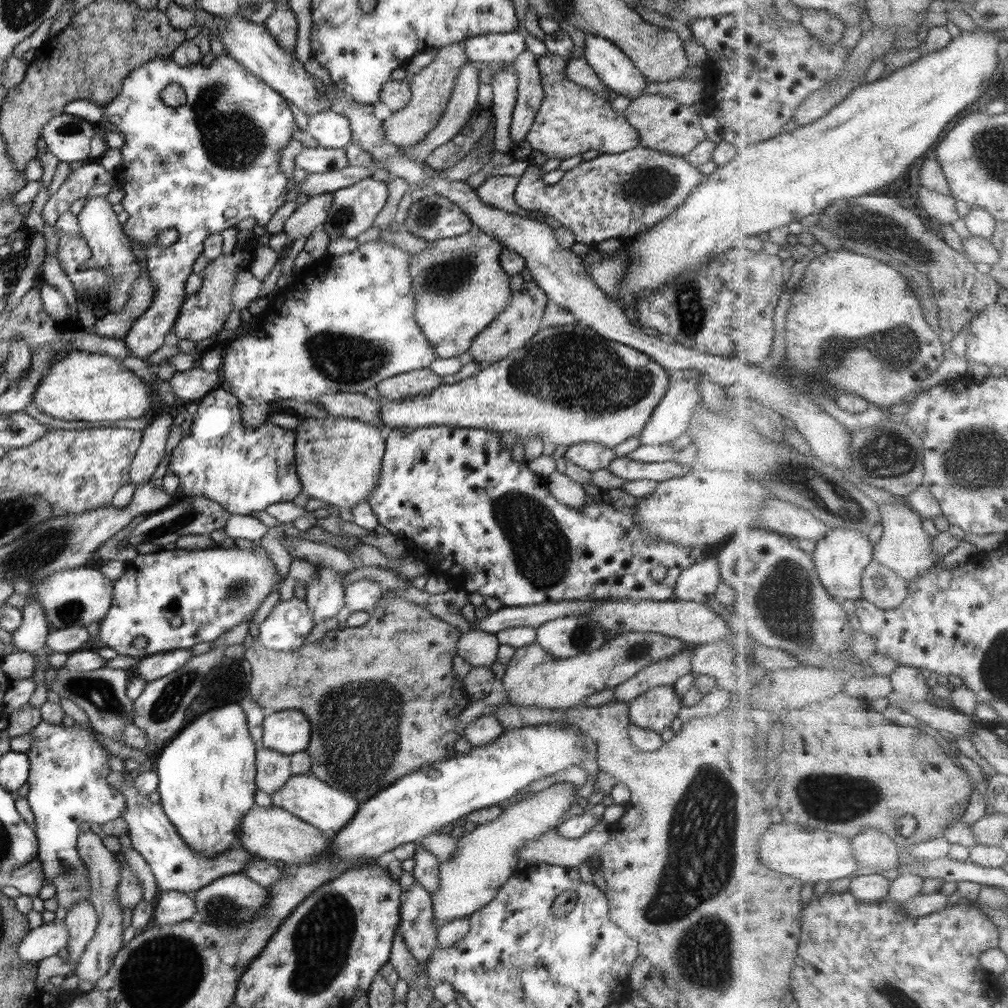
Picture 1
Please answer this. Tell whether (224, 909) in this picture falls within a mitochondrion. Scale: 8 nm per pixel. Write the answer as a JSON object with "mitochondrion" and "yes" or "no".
{"mitochondrion":"yes"}

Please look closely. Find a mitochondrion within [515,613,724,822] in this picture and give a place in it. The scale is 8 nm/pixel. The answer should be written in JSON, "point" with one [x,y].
{"point":[582,637]}

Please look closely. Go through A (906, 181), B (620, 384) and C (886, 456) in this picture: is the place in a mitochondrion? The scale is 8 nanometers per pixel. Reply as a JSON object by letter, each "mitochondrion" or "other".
{"A":"other","B":"mitochondrion","C":"mitochondrion"}

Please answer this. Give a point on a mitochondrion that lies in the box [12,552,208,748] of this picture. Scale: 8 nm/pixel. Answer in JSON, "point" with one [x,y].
{"point":[99,693]}

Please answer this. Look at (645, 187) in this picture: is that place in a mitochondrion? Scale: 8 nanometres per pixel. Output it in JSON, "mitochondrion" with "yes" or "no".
{"mitochondrion":"yes"}

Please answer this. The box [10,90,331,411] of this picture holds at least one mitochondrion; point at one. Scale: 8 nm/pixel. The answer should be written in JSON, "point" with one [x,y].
{"point":[68,129]}

